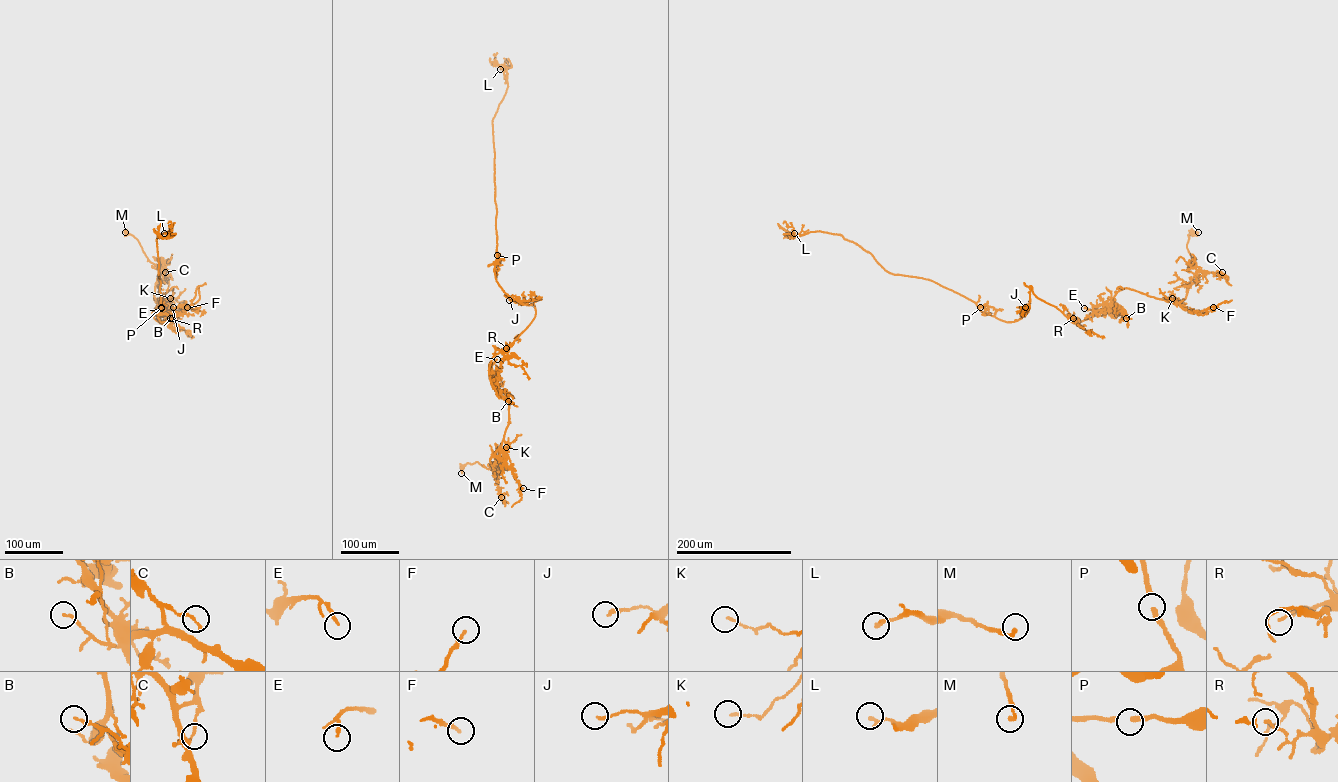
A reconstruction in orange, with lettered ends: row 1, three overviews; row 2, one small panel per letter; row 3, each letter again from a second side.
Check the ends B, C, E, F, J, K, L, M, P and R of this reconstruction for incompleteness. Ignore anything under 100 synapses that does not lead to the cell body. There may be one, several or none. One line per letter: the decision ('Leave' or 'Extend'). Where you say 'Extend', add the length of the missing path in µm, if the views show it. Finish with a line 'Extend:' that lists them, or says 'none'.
B: Leave
C: Leave
E: Leave
F: Leave
J: Leave
K: Leave
L: Leave
M: Leave
P: Leave
R: Leave
Extend: none

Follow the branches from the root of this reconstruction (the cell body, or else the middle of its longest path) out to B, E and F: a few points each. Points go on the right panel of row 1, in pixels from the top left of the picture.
B: (1191, 232), (1186, 247), (1197, 273), (1186, 297), (1176, 304), (1124, 288), (1113, 299), (1125, 310), (1126, 318)
E: (1191, 232), (1186, 247), (1197, 273), (1180, 304), (1124, 288), (1103, 311), (1084, 308)
F: (1191, 232), (1186, 247), (1196, 278), (1181, 302), (1173, 302), (1193, 311), (1213, 307)

